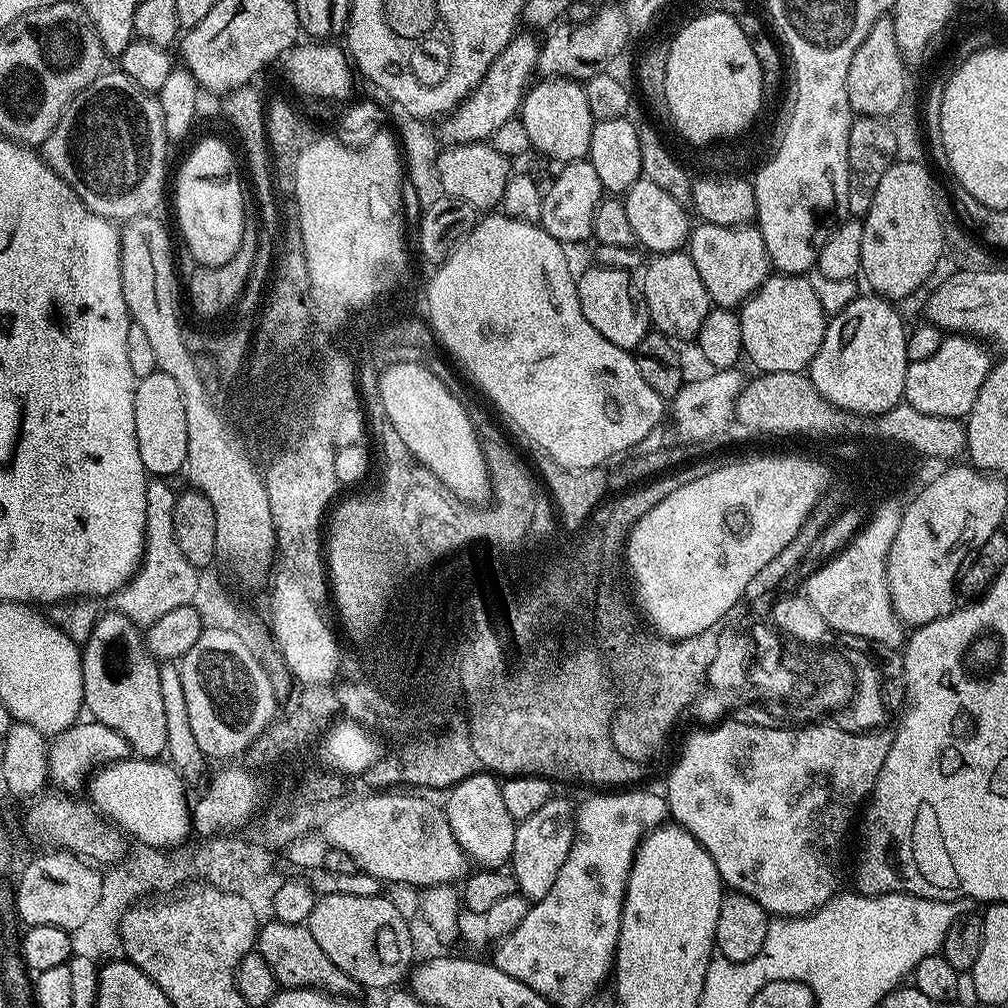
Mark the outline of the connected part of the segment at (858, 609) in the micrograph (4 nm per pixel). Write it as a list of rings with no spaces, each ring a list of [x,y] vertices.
[[[883,504],[871,513],[867,523],[839,553],[808,576],[802,592],[810,606],[814,606],[841,637],[857,636],[884,648],[900,650],[906,643],[906,628],[890,602],[888,551],[894,542],[894,534],[898,534],[902,508],[901,505]]]

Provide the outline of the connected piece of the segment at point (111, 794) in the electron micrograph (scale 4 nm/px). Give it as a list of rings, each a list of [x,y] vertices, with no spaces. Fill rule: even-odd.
[[[133,758],[106,764],[93,772],[86,792],[92,795],[90,800],[96,811],[107,817],[121,833],[132,835],[143,846],[171,850],[188,840],[192,828],[190,800],[184,797],[184,787],[184,777],[171,763],[160,758]]]

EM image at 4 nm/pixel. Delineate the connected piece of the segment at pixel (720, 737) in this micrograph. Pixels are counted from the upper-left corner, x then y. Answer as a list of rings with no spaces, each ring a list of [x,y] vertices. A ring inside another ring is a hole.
[[[786,684],[786,725],[783,728],[772,729],[772,728],[760,728],[756,722],[750,722],[750,724],[734,724],[738,722],[721,722],[717,724],[715,727],[710,729],[700,728],[696,730],[696,732],[692,732],[688,737],[684,740],[684,749],[680,752],[680,761],[677,762],[676,765],[672,768],[672,773],[668,776],[668,792],[666,791],[666,799],[668,802],[668,811],[670,813],[671,819],[675,821],[675,823],[679,824],[680,827],[692,835],[702,845],[702,847],[706,850],[706,854],[710,854],[710,858],[714,858],[714,866],[718,866],[718,874],[720,875],[720,879],[724,881],[725,885],[733,893],[748,896],[754,902],[758,902],[758,906],[762,906],[765,912],[771,914],[776,918],[791,918],[794,916],[809,916],[811,912],[816,911],[817,908],[821,908],[824,904],[828,903],[829,900],[832,899],[833,896],[837,895],[841,891],[840,888],[840,879],[843,878],[844,872],[840,869],[840,863],[844,860],[844,835],[847,834],[848,831],[852,828],[852,819],[857,819],[858,809],[867,801],[873,786],[876,784],[876,779],[878,778],[878,774],[882,770],[882,762],[886,762],[886,754],[876,754],[876,764],[872,764],[872,766],[860,766],[860,764],[856,764],[856,762],[850,762],[850,760],[844,760],[842,756],[838,756],[838,754],[826,754],[826,748],[818,748],[816,744],[818,744],[818,740],[814,738],[814,736],[819,736],[819,733],[815,733],[815,731],[810,729],[800,729],[794,724],[794,700],[796,700],[796,684]]]

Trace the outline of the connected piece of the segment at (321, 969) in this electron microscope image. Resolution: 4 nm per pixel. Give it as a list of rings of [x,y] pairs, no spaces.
[[[273,919],[259,929],[256,938],[256,948],[270,962],[270,970],[274,970],[274,978],[281,989],[285,988],[315,988],[317,992],[326,992],[329,996],[341,998],[356,998],[361,995],[362,989],[350,974],[338,970],[330,958],[326,958],[322,946],[314,942],[307,923],[287,924]]]

